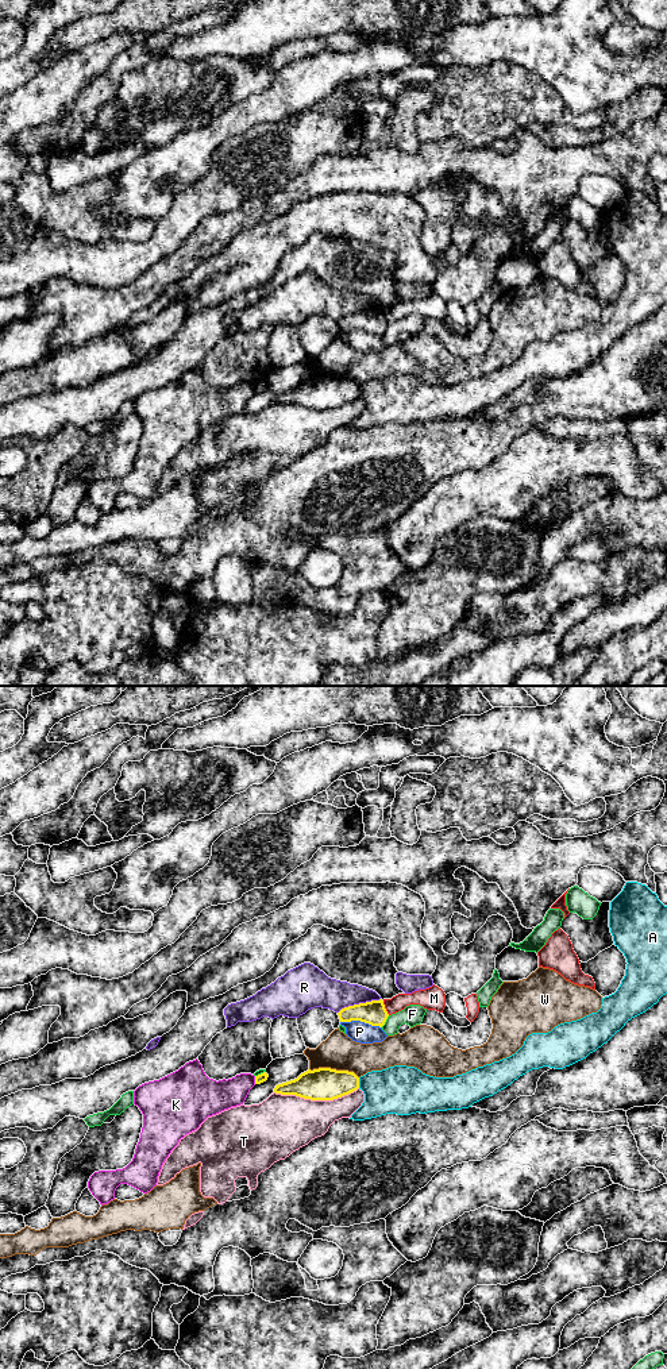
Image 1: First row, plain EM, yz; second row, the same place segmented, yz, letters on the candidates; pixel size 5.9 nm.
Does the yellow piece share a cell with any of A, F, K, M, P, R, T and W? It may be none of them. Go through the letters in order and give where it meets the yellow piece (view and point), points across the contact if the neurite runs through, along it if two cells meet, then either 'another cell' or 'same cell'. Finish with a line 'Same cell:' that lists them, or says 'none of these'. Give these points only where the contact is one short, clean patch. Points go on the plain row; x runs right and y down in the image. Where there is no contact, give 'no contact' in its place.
A: contact yz (358, 392); another cell
F: contact yz (385, 330); another cell
K: contact yz (255, 389); another cell
M: contact yz (384, 316); border yz (382, 309), (389, 323); another cell
P: contact yz (361, 330); another cell
R: contact yz (359, 312); another cell
T: contact yz (316, 408); another cell
W: contact yz (334, 378); another cell
Same cell: none of these

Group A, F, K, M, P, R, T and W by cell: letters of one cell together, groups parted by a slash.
A / F / K / M / P / R / T / W

